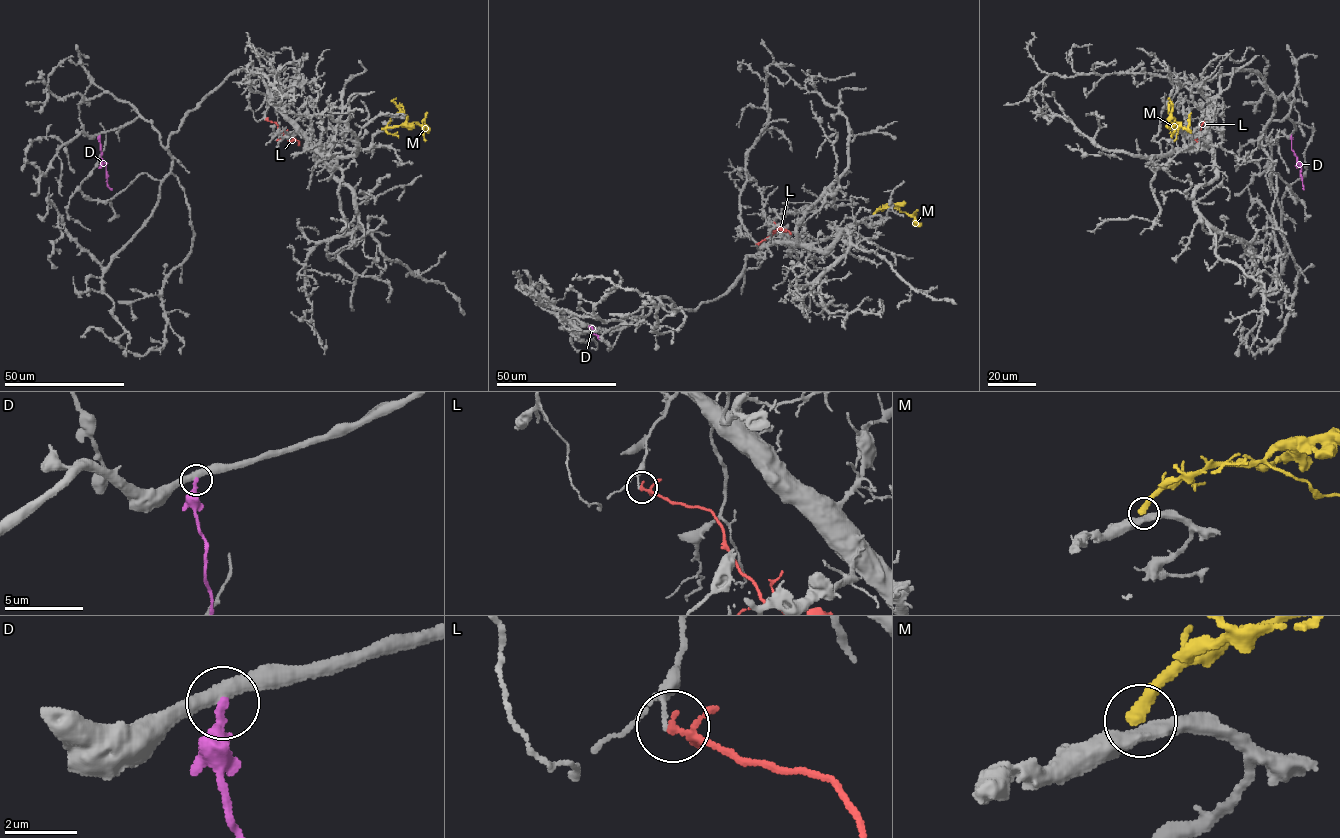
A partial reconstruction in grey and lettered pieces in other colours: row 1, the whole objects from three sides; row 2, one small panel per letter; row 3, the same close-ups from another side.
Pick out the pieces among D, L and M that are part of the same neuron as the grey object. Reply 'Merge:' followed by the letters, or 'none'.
Merge: none

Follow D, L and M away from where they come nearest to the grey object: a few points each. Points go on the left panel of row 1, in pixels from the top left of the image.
D: (99, 134), (101, 161), (106, 165), (107, 183), (111, 189)
L: (265, 119), (275, 122), (279, 131), (289, 140), (298, 140), (298, 145)
M: (382, 129), (415, 122), (425, 128), (427, 113)

